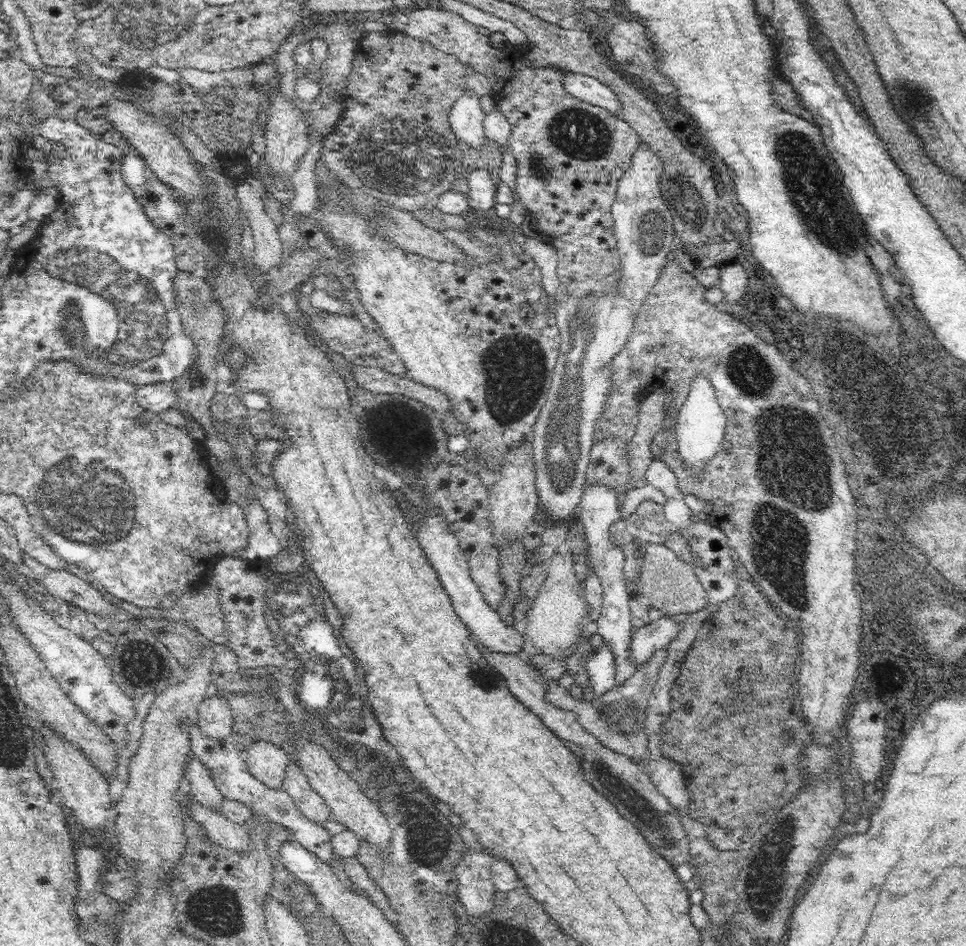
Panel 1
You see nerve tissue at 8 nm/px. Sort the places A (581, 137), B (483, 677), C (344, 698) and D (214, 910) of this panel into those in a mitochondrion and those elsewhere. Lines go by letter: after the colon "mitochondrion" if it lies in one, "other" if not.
A: mitochondrion
B: mitochondrion
C: mitochondrion
D: mitochondrion

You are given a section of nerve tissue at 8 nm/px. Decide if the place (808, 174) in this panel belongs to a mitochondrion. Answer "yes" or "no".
yes

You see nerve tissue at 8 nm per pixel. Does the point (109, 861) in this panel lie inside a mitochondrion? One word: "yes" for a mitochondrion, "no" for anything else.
no

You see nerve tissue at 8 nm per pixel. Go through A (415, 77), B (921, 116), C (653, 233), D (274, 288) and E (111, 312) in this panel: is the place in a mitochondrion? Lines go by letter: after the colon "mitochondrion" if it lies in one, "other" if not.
A: other
B: mitochondrion
C: mitochondrion
D: other
E: mitochondrion

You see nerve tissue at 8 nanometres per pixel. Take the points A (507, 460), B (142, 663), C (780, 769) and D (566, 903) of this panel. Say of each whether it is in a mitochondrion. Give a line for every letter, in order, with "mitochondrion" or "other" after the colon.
A: other
B: mitochondrion
C: other
D: other

